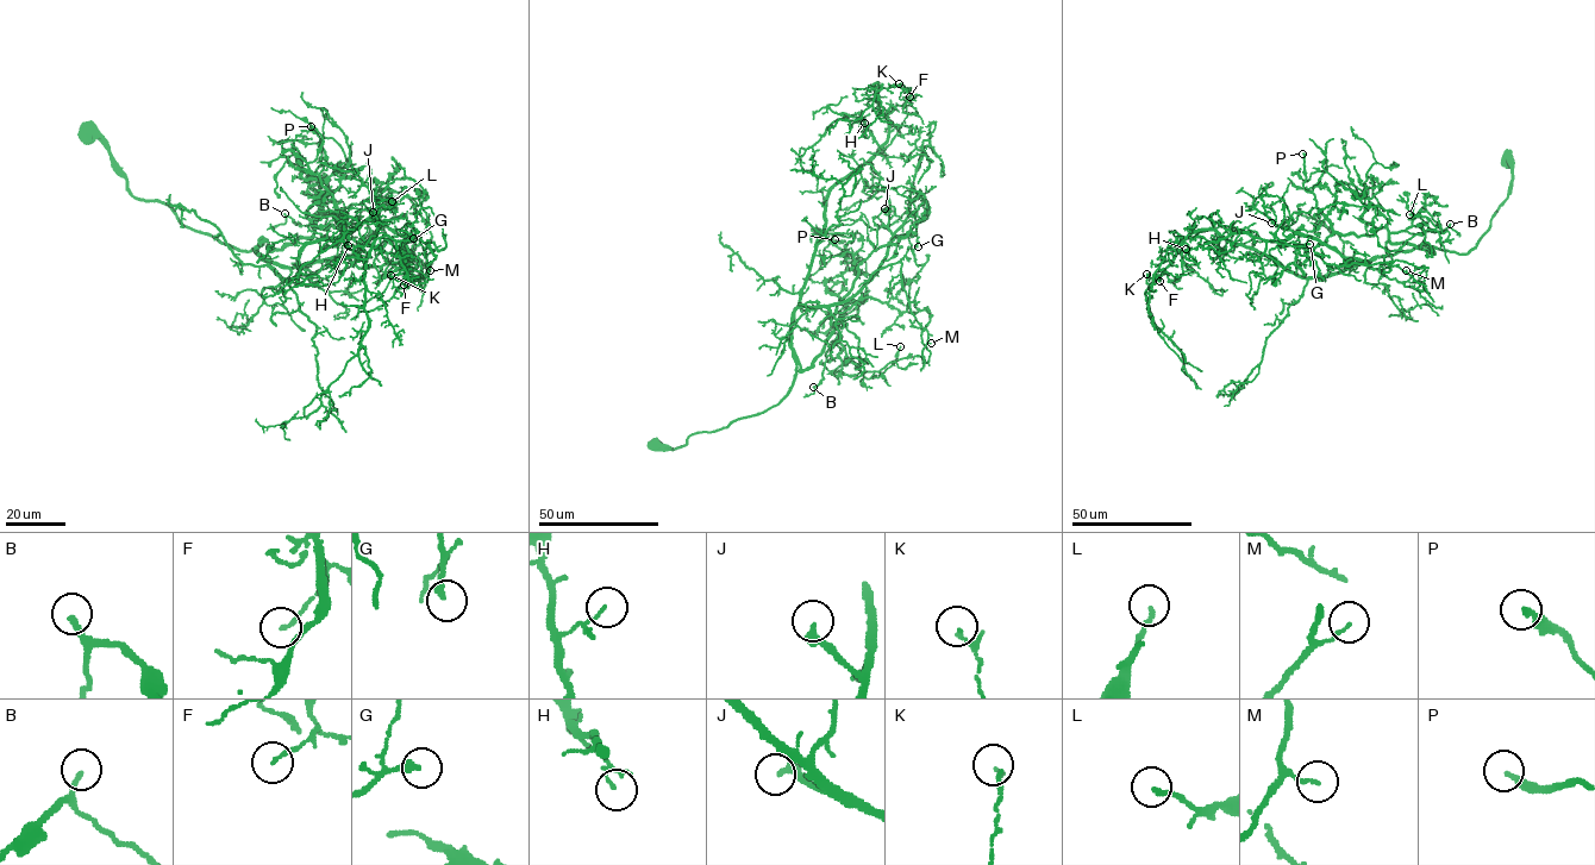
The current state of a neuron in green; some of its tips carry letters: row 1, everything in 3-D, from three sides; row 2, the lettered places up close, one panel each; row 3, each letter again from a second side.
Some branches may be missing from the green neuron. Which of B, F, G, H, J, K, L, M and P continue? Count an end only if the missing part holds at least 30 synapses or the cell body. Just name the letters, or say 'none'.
B, P

